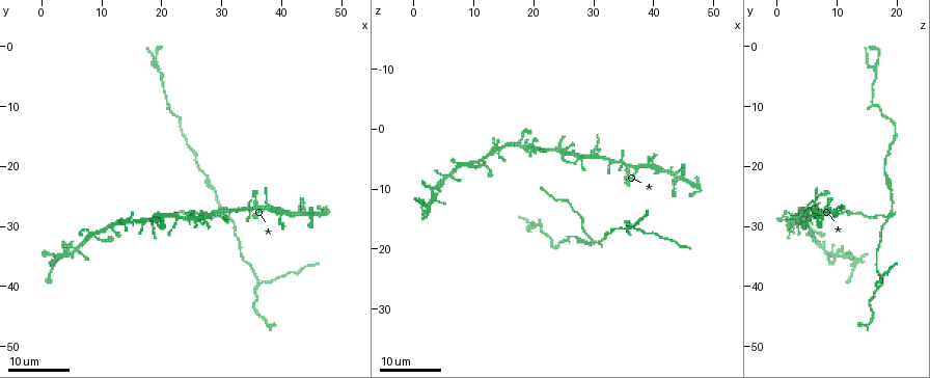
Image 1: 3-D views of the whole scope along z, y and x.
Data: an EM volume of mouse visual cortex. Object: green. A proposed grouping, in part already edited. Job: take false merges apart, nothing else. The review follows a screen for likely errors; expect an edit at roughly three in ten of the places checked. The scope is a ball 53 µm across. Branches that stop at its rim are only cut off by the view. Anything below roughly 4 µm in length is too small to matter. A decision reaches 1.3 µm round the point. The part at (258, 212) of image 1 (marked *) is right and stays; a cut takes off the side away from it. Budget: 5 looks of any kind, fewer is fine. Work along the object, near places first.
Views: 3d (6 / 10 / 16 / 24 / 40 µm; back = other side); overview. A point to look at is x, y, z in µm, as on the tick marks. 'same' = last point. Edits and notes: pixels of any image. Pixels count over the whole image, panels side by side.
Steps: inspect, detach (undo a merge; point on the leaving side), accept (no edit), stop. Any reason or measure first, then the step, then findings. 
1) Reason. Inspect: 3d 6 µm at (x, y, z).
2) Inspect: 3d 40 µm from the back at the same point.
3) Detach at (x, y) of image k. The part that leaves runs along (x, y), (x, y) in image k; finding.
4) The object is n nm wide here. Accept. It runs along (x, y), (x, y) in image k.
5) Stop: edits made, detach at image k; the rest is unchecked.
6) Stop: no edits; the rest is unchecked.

Side arm on a straight run. Inspect: 3d 24 µm at (35.5, 40.0, 16.5).

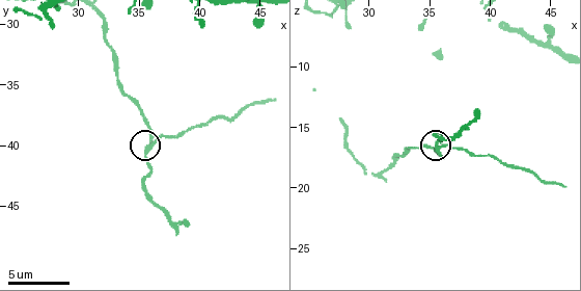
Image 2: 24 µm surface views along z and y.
Inspect: 3d 10 µm at (35.6, 40.2, 16.8).

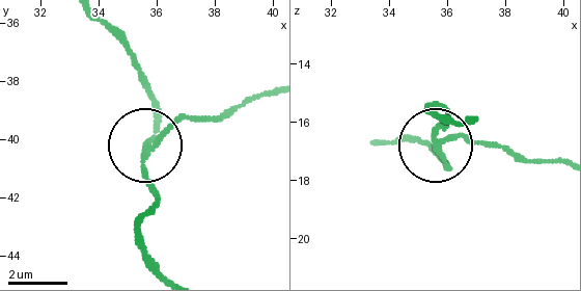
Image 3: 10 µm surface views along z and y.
Inspect: 3d 6 µm at (35.8, 40.1, 16.7).

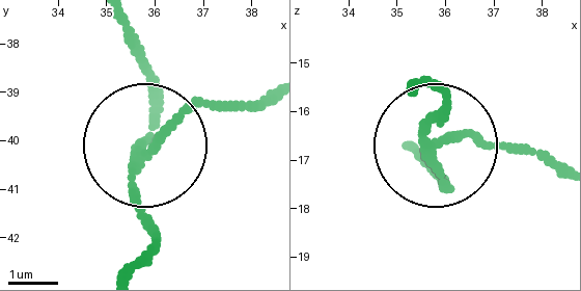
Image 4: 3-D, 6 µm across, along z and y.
The object is 160 nm wide here. Detach at (193, 103) of image 4. The part that leaves runs along (144, 158), (202, 104), (265, 100) in image 4; a second cell is stuck on.

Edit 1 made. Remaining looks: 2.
Two arms in line, one across. Inspect: 3d 16 µm at (21.0, 9.0, 16.0).

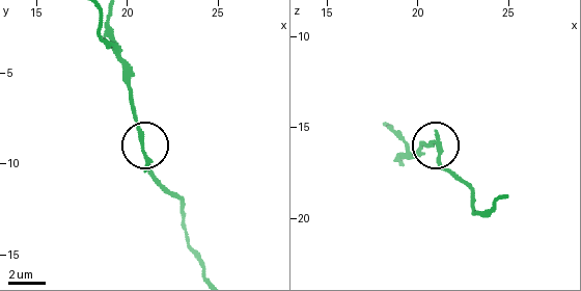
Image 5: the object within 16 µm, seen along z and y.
Inspect: 3d 10 µm at (20.8, 9.3, 15.8).

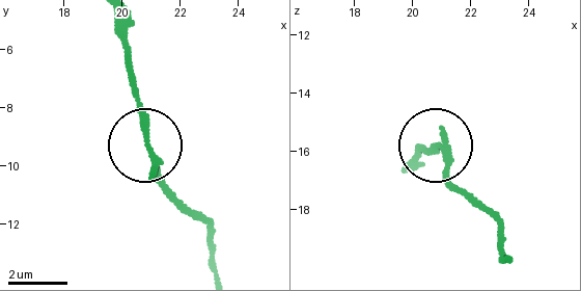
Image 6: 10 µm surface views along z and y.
3 arms meet here. Accept. Continuous, no second cell.

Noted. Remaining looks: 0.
Stop: edits made, detach at image 4; the rest is unchecked.

